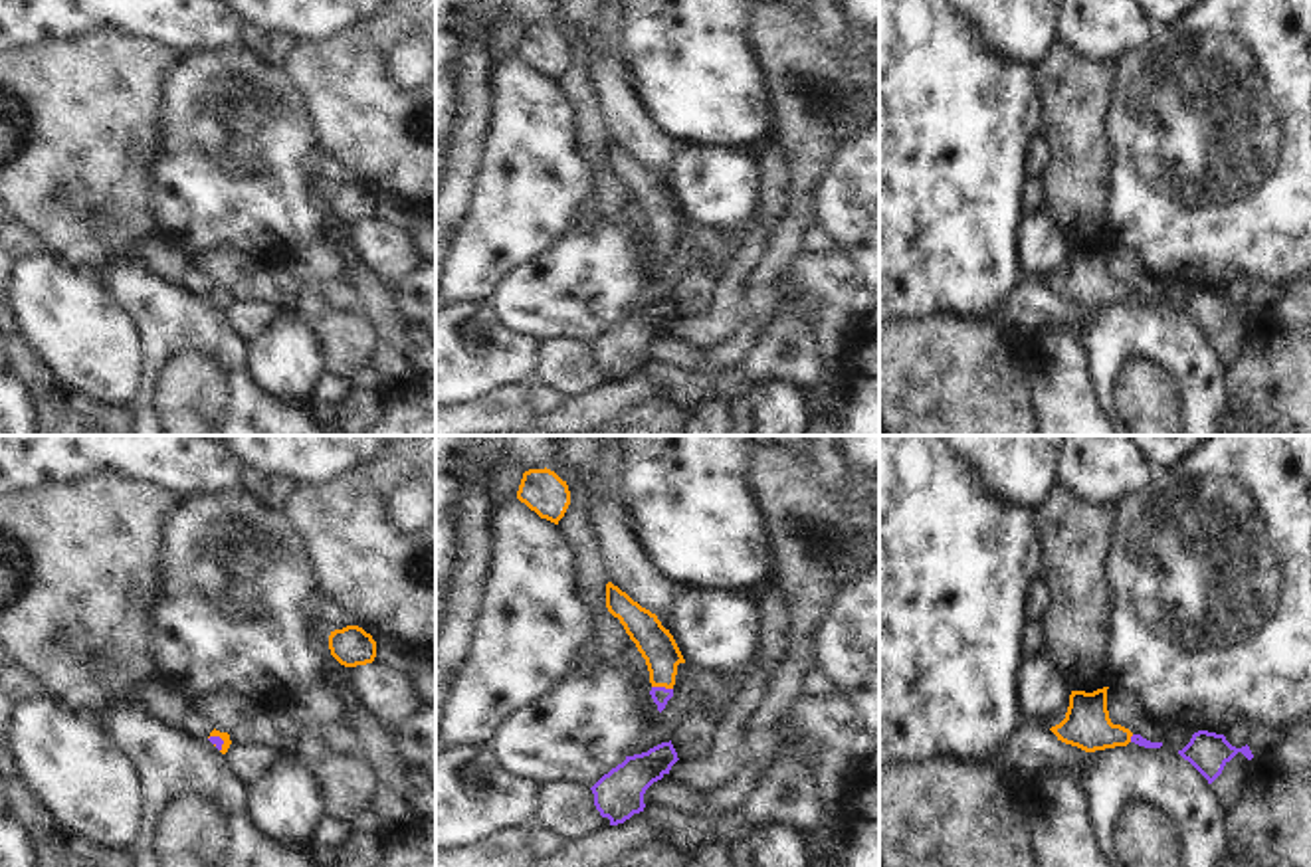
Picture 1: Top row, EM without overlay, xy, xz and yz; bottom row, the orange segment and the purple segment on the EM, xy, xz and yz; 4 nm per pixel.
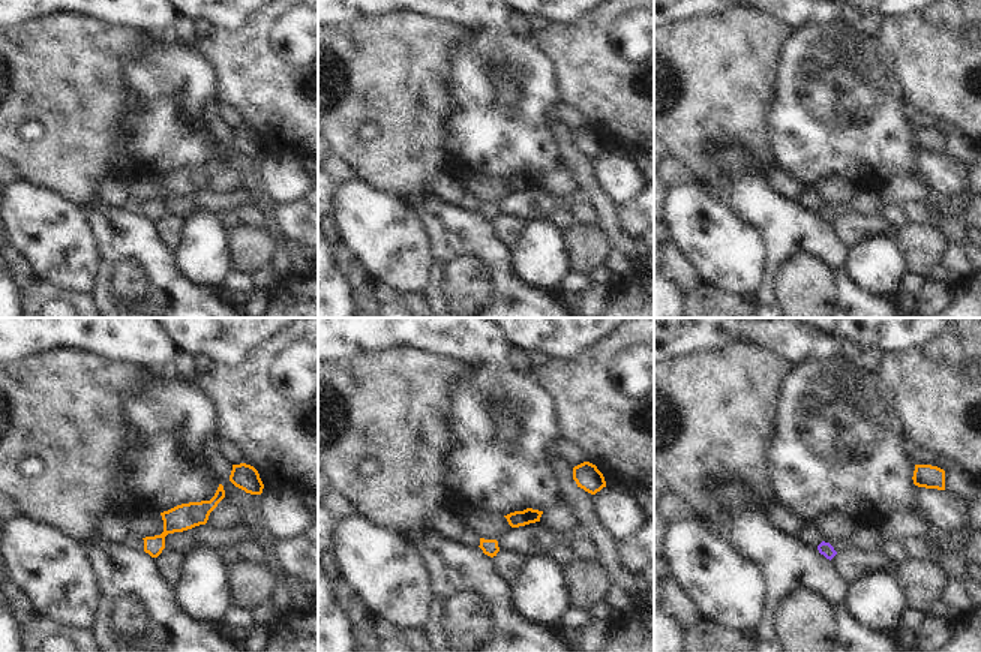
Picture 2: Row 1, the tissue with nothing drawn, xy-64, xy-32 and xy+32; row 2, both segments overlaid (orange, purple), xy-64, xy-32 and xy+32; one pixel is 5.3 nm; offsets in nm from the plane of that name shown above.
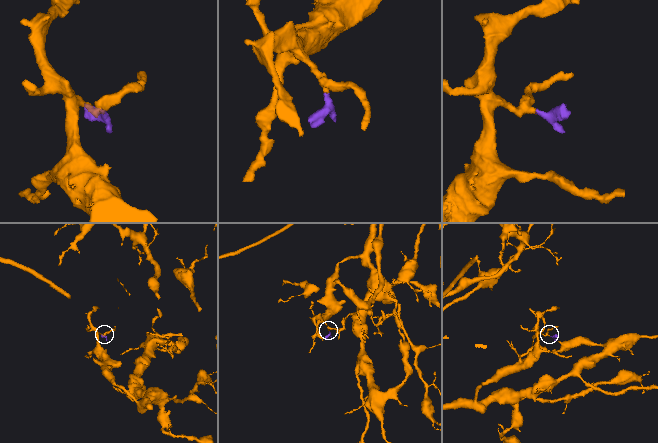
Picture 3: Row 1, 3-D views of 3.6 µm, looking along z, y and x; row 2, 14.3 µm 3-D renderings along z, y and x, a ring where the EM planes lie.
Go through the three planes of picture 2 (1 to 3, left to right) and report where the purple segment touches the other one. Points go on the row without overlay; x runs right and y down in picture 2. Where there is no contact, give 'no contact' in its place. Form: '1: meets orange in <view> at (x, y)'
1: no contact
2: no contact
3: no contact

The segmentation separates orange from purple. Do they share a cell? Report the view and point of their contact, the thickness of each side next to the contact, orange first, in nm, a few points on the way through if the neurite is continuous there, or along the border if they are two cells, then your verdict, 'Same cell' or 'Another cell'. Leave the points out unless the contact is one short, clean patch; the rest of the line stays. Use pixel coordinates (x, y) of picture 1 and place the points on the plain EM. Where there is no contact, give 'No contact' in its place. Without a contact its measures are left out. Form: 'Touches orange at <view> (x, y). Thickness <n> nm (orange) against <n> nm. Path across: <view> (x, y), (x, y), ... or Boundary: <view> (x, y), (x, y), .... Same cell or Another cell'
Touches orange at xz (662, 242). Thickness 150 nm (orange) against 70 nm. Path across: xz (654, 198), (662, 210), (662, 242), (660, 252). Same cell

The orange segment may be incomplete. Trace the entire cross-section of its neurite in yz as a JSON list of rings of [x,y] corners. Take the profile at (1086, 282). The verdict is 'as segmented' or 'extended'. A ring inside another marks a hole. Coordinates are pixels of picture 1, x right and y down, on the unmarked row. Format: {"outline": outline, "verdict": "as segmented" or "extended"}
{"outline": [[[1103,243],[1093,249],[1071,247],[1065,275],[1050,285],[1058,297],[1085,309],[1127,303],[1129,299],[1145,305],[1160,305],[1162,299],[1151,299],[1141,291],[1133,291],[1129,285],[1111,279],[1107,245],[1109,243]]], "verdict": "extended"}

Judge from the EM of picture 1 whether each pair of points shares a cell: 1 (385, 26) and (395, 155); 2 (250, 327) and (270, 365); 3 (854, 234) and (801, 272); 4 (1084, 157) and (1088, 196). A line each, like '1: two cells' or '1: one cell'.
1: one cell
2: two cells
3: two cells
4: one cell

